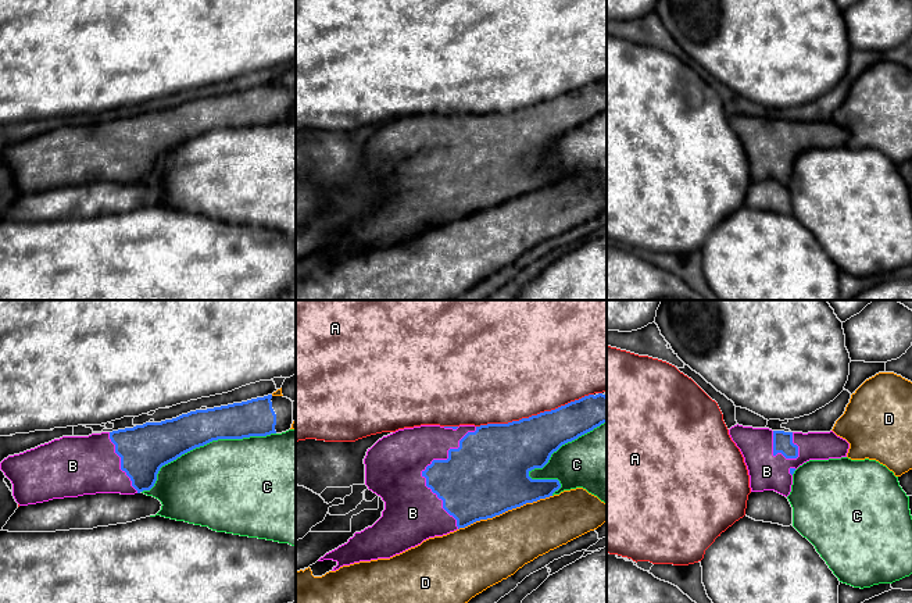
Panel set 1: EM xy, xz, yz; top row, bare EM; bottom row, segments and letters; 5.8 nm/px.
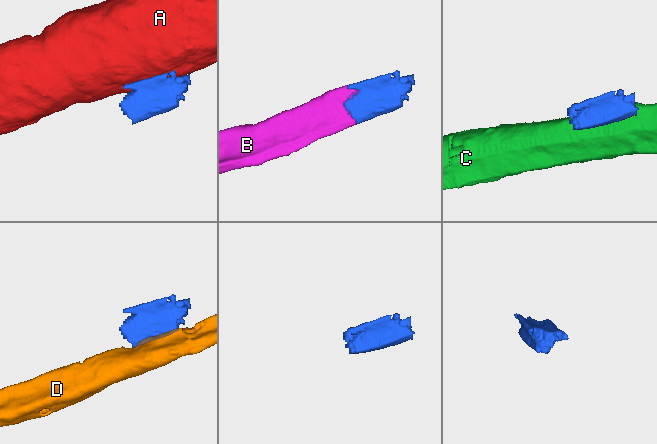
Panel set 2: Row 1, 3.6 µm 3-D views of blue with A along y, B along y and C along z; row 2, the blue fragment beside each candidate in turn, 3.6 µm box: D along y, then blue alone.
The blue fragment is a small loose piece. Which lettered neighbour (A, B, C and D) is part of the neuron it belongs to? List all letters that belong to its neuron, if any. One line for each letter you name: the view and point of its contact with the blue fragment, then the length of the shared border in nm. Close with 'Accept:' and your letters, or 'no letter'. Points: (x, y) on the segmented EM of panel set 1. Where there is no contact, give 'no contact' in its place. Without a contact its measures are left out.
B: contact xz (426, 467); length 600 nm
Accept: B

